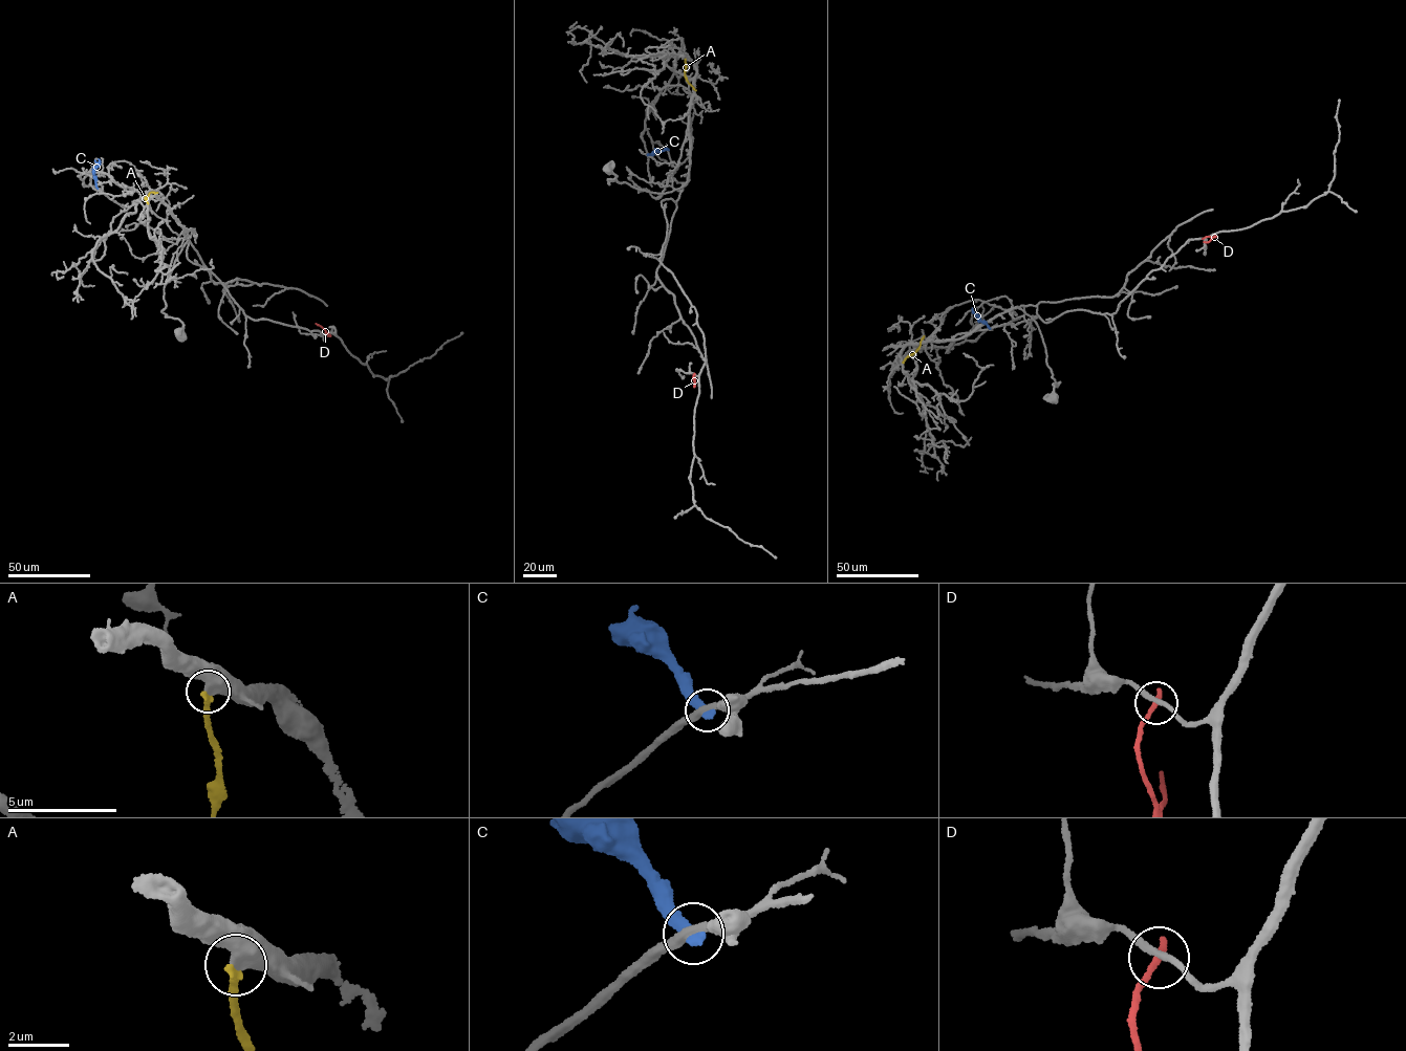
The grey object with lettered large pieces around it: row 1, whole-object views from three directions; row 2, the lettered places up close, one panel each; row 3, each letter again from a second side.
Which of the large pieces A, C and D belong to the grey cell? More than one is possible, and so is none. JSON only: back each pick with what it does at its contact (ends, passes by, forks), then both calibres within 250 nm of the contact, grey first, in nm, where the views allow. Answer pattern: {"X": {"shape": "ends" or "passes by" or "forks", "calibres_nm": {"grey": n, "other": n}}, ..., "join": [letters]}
{"join": []}

